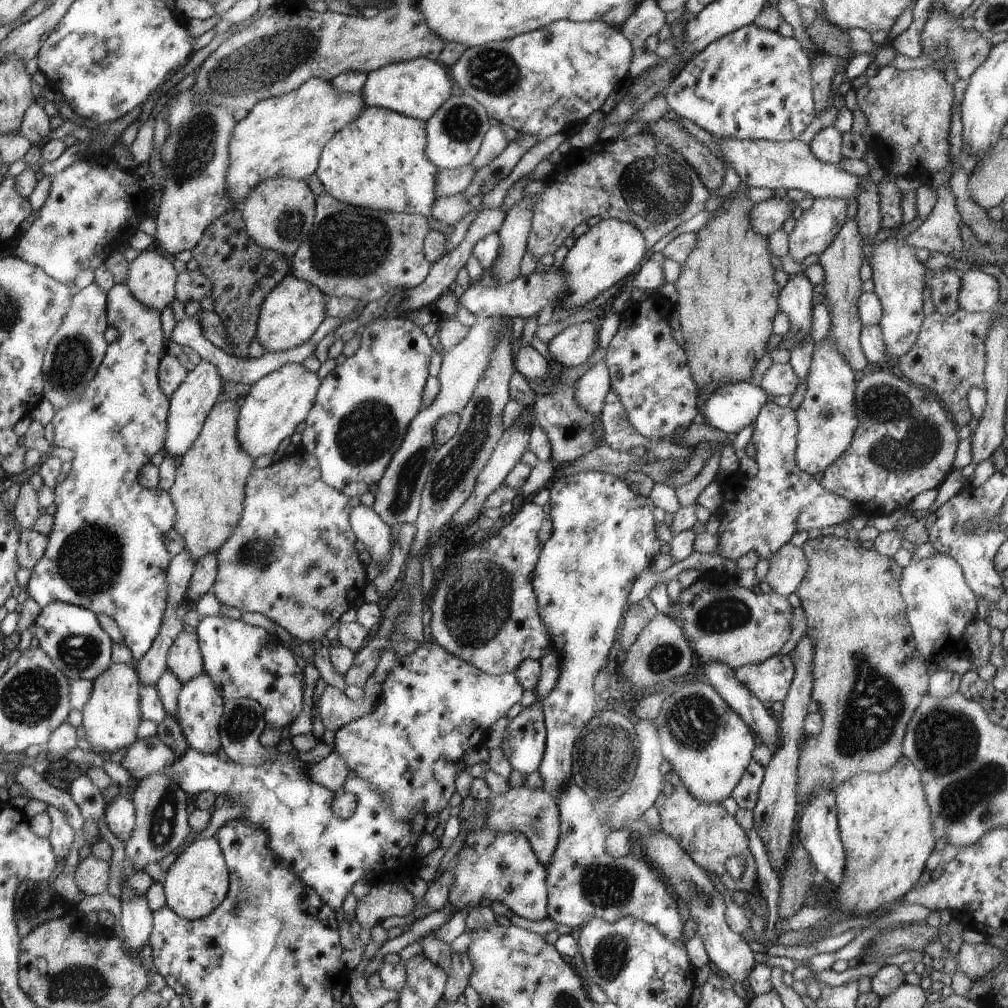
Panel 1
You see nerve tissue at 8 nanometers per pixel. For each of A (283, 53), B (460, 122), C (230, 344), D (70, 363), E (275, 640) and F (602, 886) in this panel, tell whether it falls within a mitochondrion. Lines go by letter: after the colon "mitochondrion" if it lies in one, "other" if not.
A: mitochondrion
B: mitochondrion
C: other
D: mitochondrion
E: other
F: mitochondrion

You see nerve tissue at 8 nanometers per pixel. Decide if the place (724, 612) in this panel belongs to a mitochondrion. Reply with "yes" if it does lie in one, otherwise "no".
yes

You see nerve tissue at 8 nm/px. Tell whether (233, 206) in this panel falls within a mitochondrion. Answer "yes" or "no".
no

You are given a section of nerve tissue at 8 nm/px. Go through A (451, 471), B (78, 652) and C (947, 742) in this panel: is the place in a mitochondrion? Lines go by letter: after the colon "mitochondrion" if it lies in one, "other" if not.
A: mitochondrion
B: mitochondrion
C: mitochondrion

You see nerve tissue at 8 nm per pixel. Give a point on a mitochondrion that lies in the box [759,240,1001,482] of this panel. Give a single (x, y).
(909, 441)

